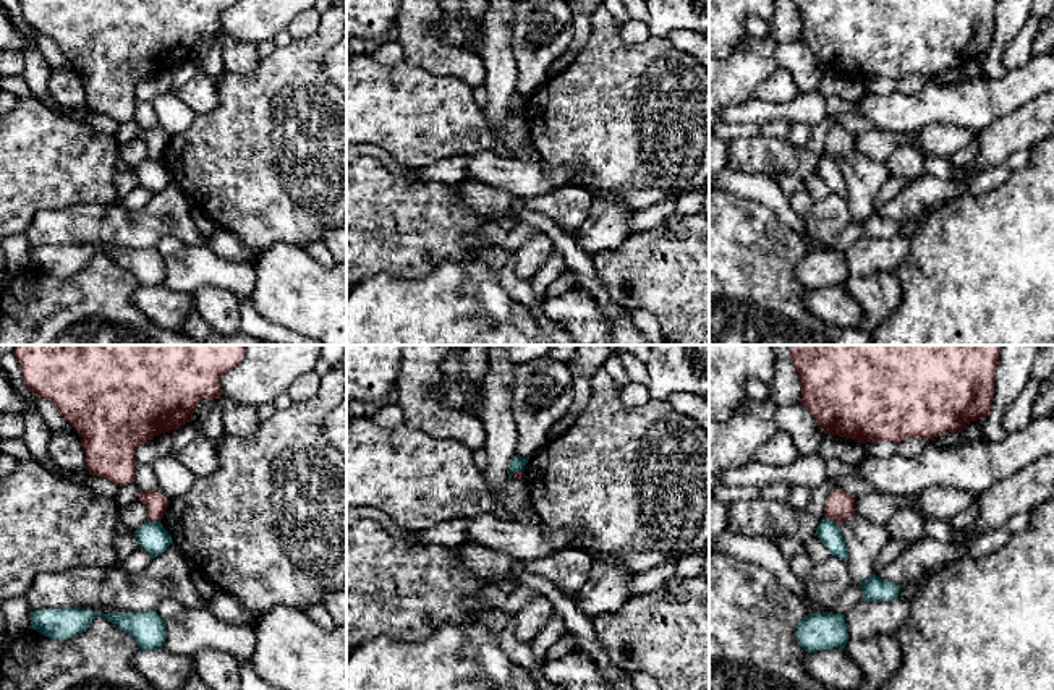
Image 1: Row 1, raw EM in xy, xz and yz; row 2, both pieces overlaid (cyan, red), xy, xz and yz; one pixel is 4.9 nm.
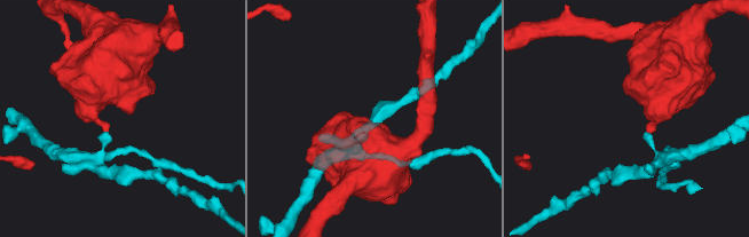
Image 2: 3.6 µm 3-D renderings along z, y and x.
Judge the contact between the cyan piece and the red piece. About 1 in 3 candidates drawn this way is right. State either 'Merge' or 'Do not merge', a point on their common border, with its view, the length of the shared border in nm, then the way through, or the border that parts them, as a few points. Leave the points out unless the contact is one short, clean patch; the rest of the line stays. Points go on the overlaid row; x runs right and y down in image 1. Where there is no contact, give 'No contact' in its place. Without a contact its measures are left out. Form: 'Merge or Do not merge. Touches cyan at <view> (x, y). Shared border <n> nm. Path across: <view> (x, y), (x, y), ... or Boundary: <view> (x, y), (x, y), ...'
Do not merge. Touches cyan at yz (831, 520). Shared border 90 nm. Boundary: yz (824, 515), (837, 525)

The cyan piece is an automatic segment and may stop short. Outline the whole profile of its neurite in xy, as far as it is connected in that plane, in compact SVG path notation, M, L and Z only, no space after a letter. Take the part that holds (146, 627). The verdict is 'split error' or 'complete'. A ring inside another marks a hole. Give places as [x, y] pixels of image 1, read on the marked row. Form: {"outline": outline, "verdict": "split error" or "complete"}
{"outline": "M73 607L39 609L31 612L31 627L44 637L68 640L86 630L97 615L131 635L141 650L157 650L165 645L165 620L155 611L104 614Z", "verdict": "complete"}

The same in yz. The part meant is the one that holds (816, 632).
{"outline": "M808 614L797 627L795 637L808 653L845 648L848 643L845 614Z", "verdict": "complete"}

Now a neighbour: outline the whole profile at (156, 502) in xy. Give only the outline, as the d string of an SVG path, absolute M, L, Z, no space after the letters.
M141 491L139 500L147 509L147 520L149 522L160 522L164 518L164 513L170 504L170 500L159 491Z

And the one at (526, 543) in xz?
M491 513L470 517L466 520L466 541L482 543L521 562L547 559L563 549L580 549L576 533L552 531L539 522L533 525L516 522L504 523Z

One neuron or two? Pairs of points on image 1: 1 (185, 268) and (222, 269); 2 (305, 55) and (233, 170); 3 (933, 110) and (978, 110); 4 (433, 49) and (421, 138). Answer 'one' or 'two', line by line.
1: one
2: one
3: one
4: two

